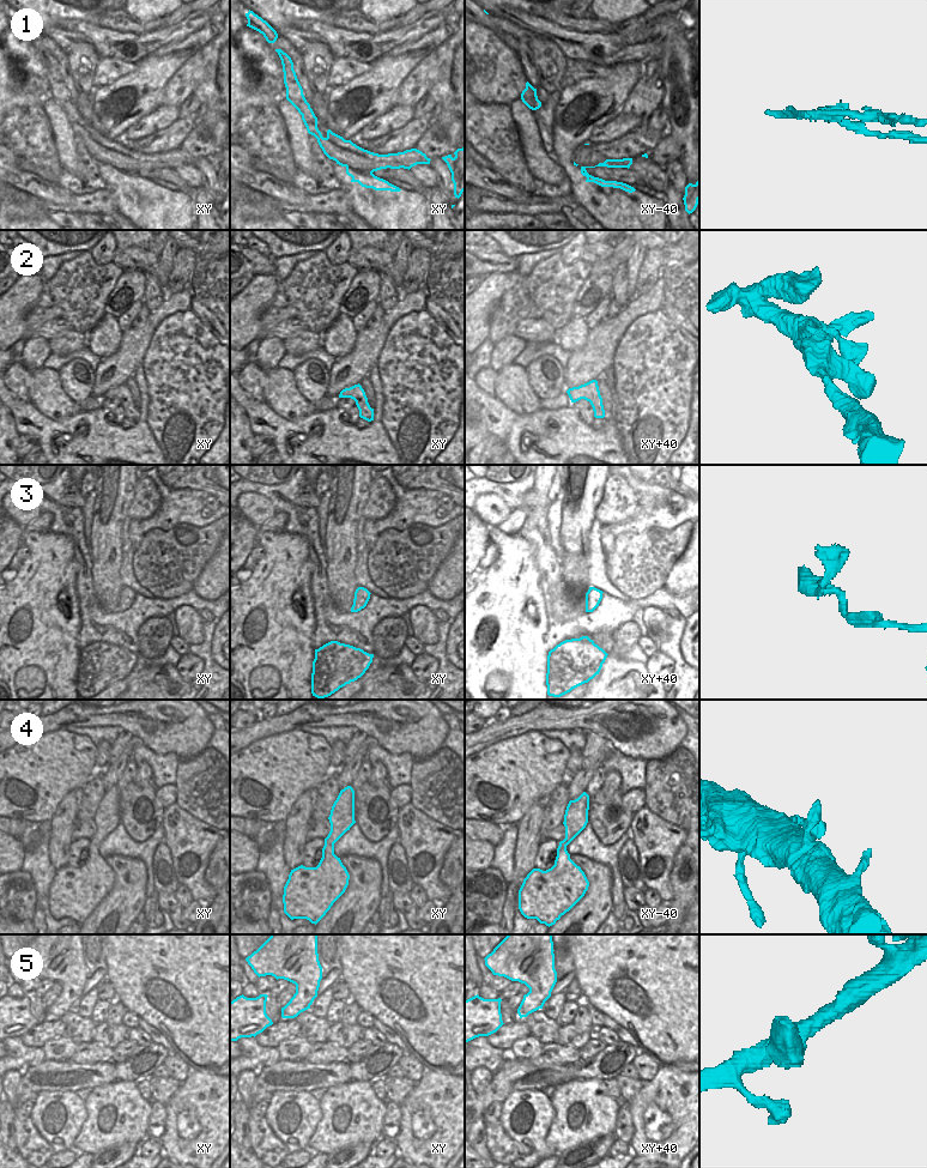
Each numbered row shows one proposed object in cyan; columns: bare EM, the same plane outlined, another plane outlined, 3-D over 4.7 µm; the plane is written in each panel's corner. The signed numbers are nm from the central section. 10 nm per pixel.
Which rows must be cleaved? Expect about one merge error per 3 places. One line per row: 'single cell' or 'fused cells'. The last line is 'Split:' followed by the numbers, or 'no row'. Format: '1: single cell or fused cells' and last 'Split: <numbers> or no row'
1: fused cells
2: single cell
3: single cell
4: single cell
5: single cell
Split: 1

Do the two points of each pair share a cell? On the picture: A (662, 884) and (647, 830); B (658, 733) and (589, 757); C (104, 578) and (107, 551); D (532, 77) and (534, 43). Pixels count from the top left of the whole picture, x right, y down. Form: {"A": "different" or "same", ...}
{"A": "same", "B": "different", "C": "same", "D": "different"}

